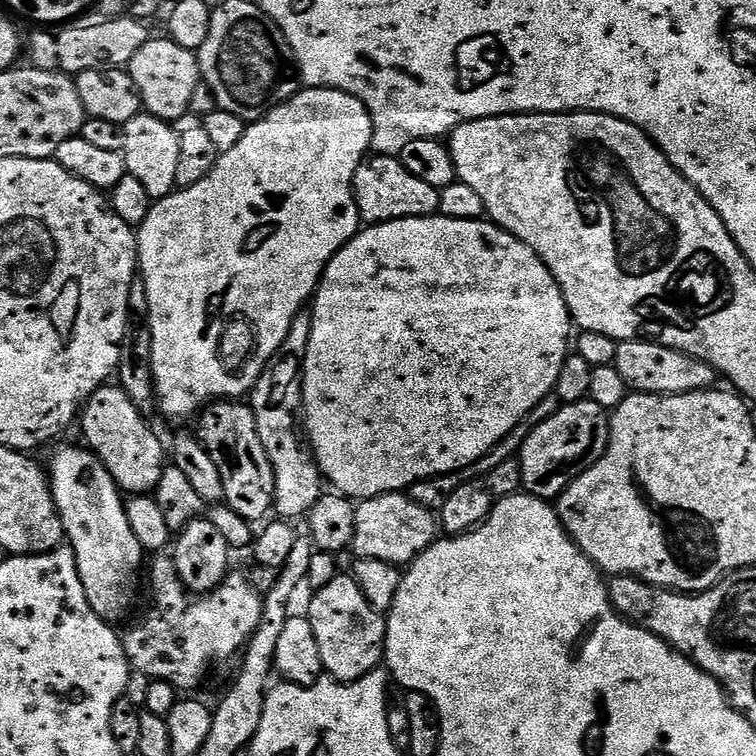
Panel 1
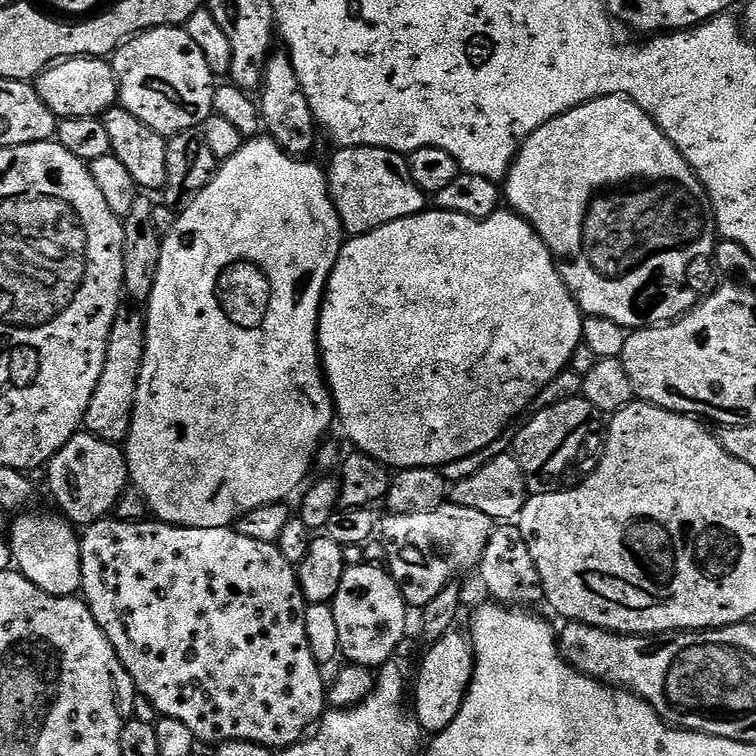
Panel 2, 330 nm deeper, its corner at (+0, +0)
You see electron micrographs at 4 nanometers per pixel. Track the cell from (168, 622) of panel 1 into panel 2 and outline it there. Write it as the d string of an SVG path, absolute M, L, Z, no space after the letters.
M101 518L83 529L81 548L82 599L94 614L94 622L106 634L110 646L118 654L122 666L136 683L137 693L144 696L157 708L160 716L169 716L189 728L190 734L201 745L219 746L231 740L249 740L265 744L273 750L283 750L292 744L299 744L309 735L310 729L326 711L326 682L321 665L310 654L306 642L304 610L306 601L301 596L297 581L297 569L286 558L282 558L276 544L254 542L246 534L238 534L235 527L227 528L183 528L177 524L166 524L155 518L143 520L118 520Z

